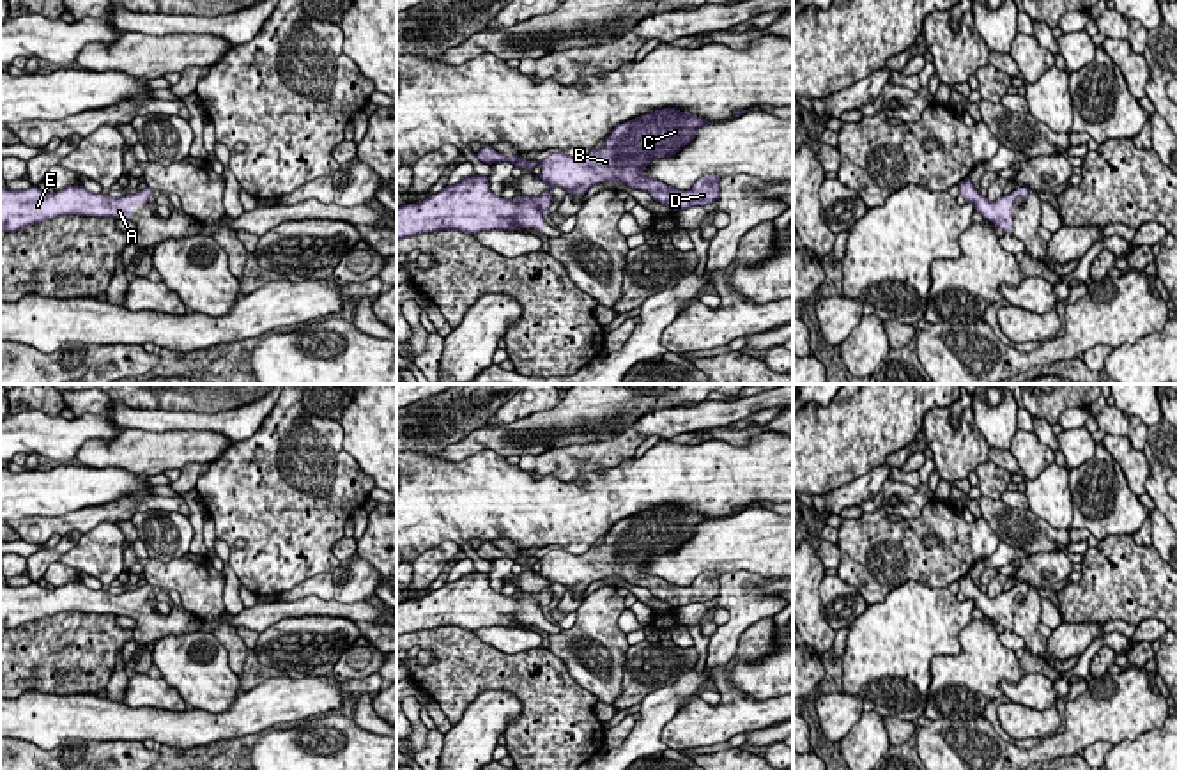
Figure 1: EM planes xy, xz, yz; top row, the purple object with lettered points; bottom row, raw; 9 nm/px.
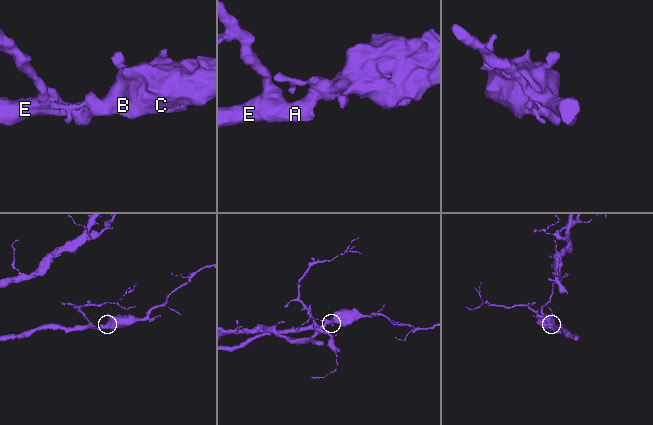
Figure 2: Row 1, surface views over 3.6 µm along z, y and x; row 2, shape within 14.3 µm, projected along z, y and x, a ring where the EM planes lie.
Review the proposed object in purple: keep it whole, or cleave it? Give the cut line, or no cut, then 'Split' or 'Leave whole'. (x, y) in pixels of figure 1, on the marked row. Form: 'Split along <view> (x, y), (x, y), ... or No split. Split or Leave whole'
No split. Leave whole

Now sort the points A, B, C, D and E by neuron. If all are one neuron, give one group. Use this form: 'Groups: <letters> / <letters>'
Groups: A B C D E

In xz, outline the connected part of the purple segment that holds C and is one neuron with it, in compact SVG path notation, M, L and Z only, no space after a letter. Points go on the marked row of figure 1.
M662 108L618 124L600 149L573 159L554 152L542 161L506 158L485 145L476 158L483 163L510 161L515 168L533 170L542 166L540 179L547 191L540 196L504 200L490 191L485 175L469 175L442 191L430 195L419 204L396 207L396 241L439 230L476 234L480 230L520 230L543 232L543 212L552 205L550 191L559 186L584 195L591 186L604 181L621 181L632 189L648 191L655 202L674 211L708 205L720 196L720 177L712 173L694 182L687 191L671 188L644 173L651 159L671 158L694 140L694 133L713 122L690 112Z

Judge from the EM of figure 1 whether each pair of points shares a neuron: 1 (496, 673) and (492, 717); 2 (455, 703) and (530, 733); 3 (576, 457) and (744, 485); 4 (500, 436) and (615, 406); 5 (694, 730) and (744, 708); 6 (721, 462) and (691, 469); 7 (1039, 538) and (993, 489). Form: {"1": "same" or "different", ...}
{"1": "different", "2": "same", "3": "different", "4": "same", "5": "same", "6": "same", "7": "different"}

